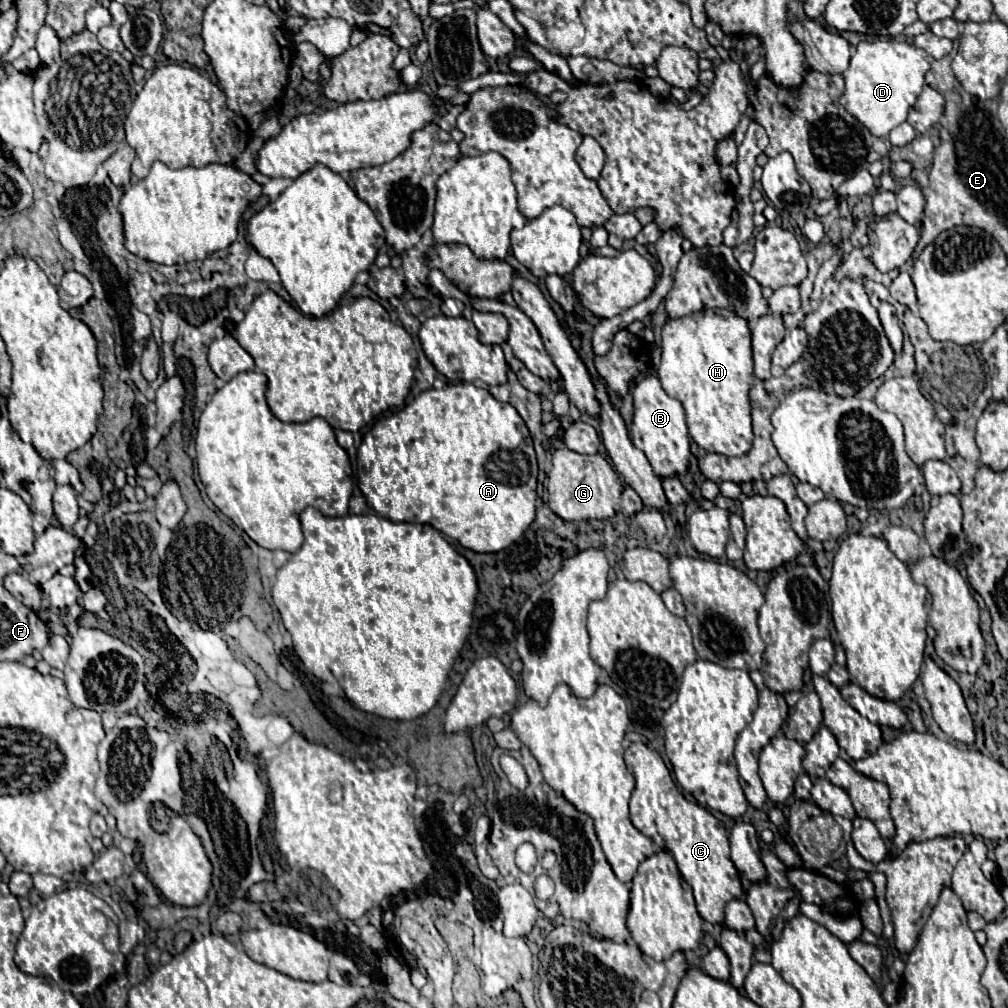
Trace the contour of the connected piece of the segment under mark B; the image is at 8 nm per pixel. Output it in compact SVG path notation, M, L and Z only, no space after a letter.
M653 374L639 378L631 394L633 394L633 404L635 404L635 416L633 416L633 426L631 426L633 444L647 456L653 472L659 478L683 474L691 458L691 442L689 442L683 406L679 404L679 400L665 394L665 390L659 384L659 378Z

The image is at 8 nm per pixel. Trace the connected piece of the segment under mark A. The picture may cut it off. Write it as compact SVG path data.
M461 382L461 384L447 384L441 390L429 388L421 392L411 404L407 404L403 410L397 414L391 414L387 418L381 418L379 422L373 424L373 428L365 434L363 442L357 450L357 478L359 478L359 488L367 502L375 508L375 512L383 518L389 518L393 522L417 522L417 524L431 524L437 528L441 534L459 540L461 546L475 550L475 552L499 552L517 542L523 532L529 528L529 524L535 518L535 498L537 498L537 460L535 460L535 450L529 430L523 422L523 418L517 414L517 410L511 404L503 404L495 400L489 390L477 388L471 382Z

